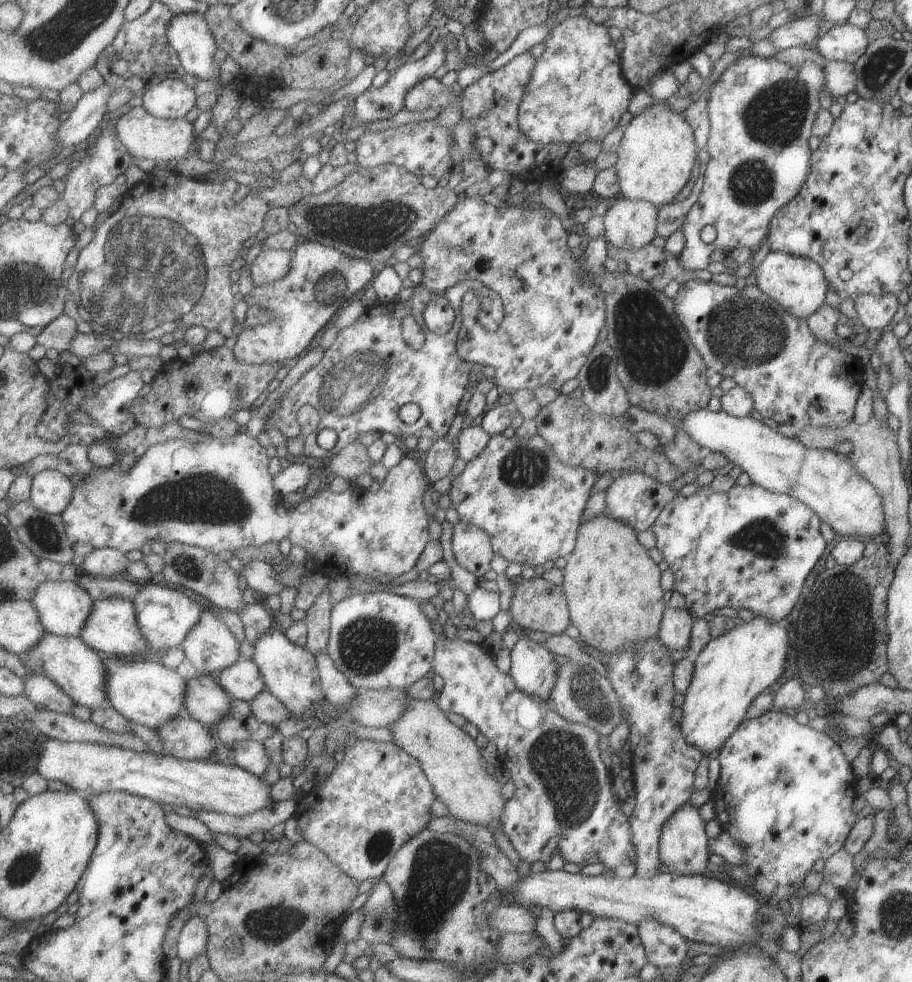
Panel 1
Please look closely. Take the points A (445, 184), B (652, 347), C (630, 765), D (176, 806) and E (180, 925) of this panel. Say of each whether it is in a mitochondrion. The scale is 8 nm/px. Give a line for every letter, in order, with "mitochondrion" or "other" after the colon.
A: other
B: mitochondrion
C: other
D: other
E: other

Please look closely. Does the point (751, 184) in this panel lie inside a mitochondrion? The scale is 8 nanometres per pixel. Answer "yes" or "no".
yes

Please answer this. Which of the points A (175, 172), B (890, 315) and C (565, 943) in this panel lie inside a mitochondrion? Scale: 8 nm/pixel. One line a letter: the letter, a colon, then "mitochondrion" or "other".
A: other
B: other
C: other

